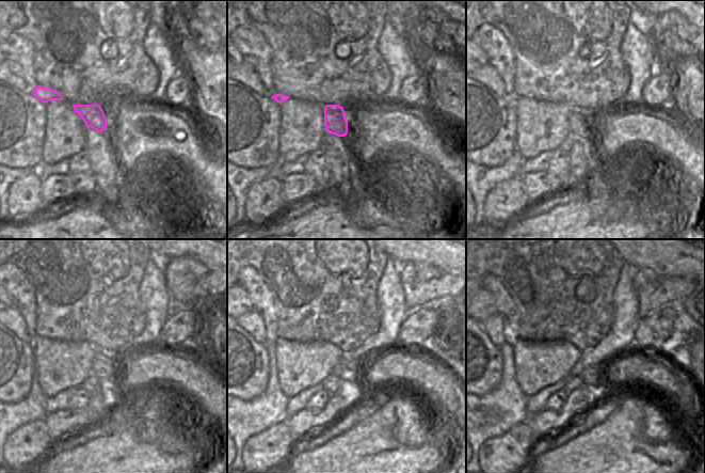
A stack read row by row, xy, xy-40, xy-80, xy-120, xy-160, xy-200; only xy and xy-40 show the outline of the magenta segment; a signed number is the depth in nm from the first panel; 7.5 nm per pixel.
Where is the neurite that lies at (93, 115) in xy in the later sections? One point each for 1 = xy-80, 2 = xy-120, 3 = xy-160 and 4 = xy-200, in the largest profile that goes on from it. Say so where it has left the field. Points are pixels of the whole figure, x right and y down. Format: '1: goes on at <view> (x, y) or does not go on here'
1: goes on at xy-80 (579, 131)
2: goes on at xy-120 (103, 364)
3: goes on at xy-160 (350, 390)
4: goes on at xy-200 (596, 390)

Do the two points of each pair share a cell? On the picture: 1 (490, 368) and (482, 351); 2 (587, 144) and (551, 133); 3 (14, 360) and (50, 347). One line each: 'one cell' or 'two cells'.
1: one cell
2: two cells
3: two cells

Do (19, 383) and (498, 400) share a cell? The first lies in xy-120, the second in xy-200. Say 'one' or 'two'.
two

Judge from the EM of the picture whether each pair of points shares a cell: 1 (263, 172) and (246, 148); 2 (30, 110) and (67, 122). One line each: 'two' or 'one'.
1: two
2: two

